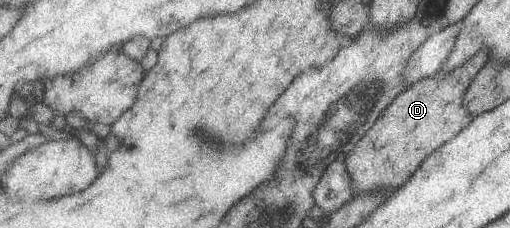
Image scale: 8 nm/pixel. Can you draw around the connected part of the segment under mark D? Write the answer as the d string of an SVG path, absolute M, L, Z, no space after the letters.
M480 48L451 72L420 78L385 106L382 116L345 160L357 193L397 189L413 176L430 153L472 122L472 114L462 108L462 96L489 58L490 50Z

